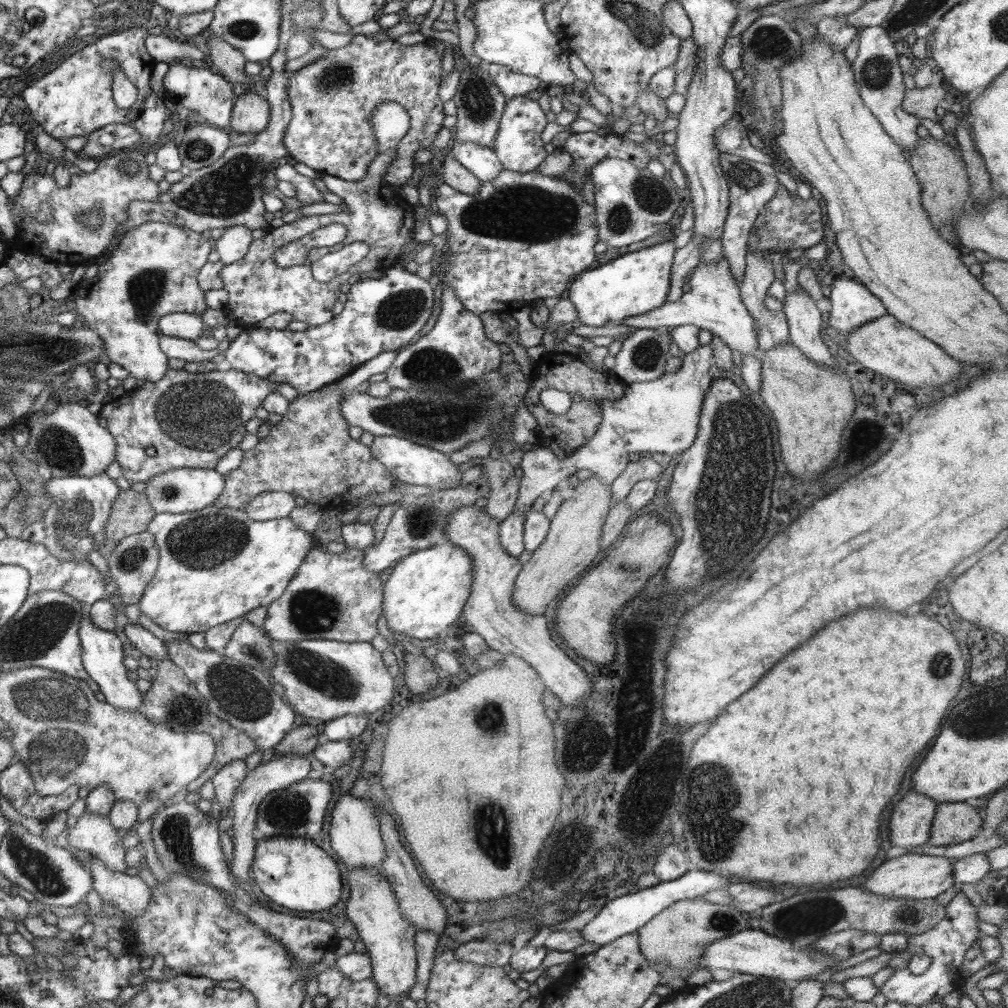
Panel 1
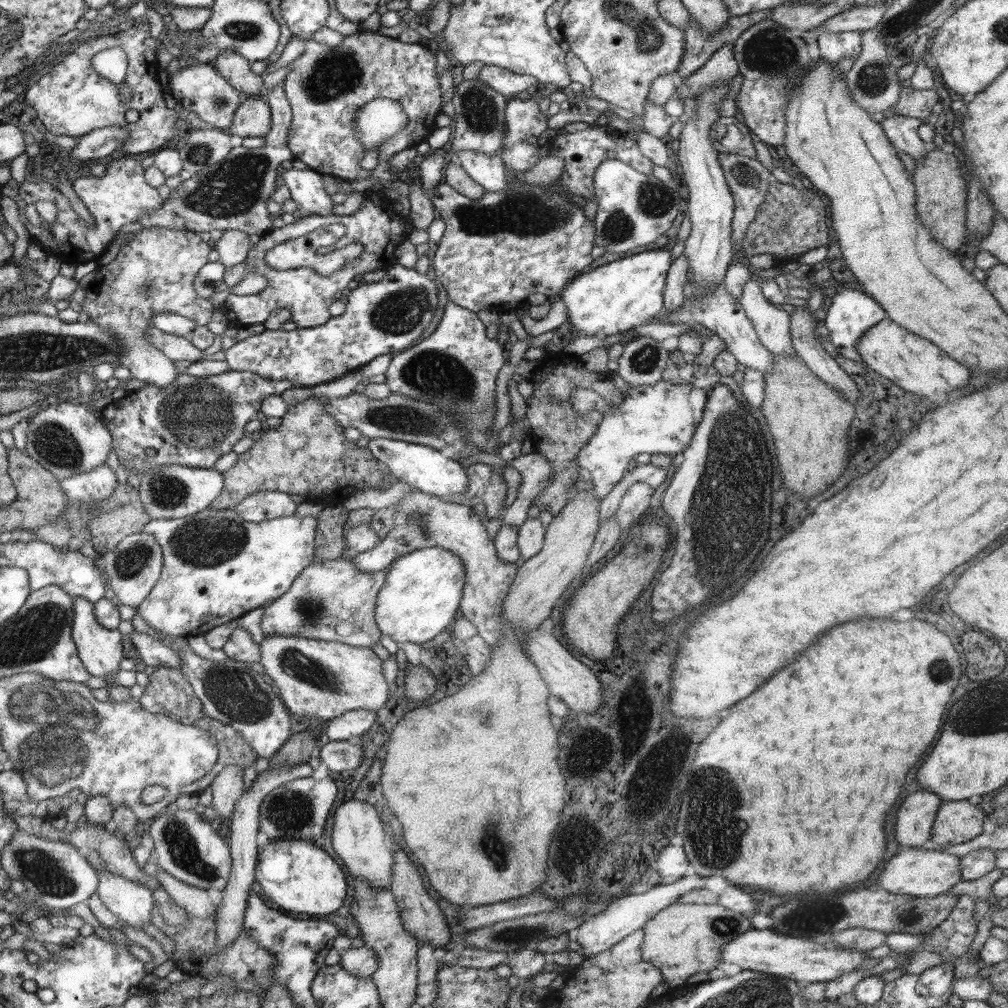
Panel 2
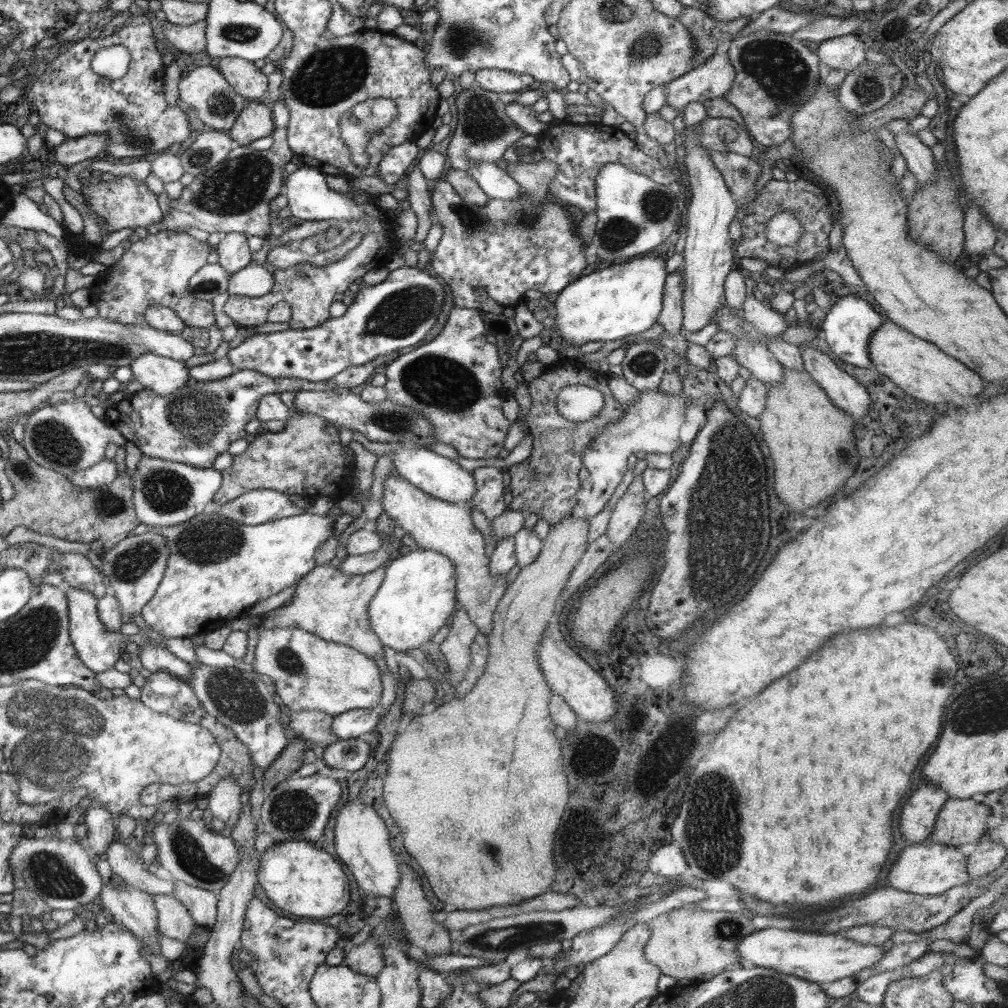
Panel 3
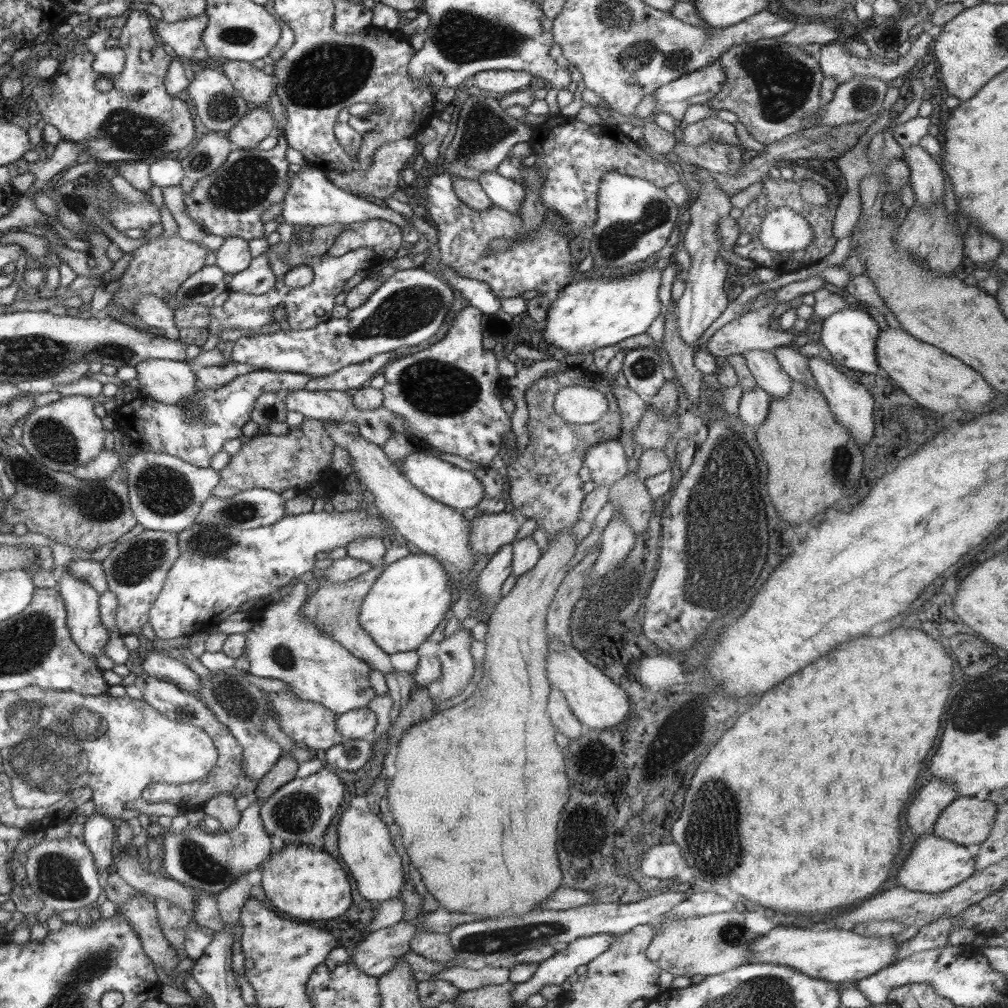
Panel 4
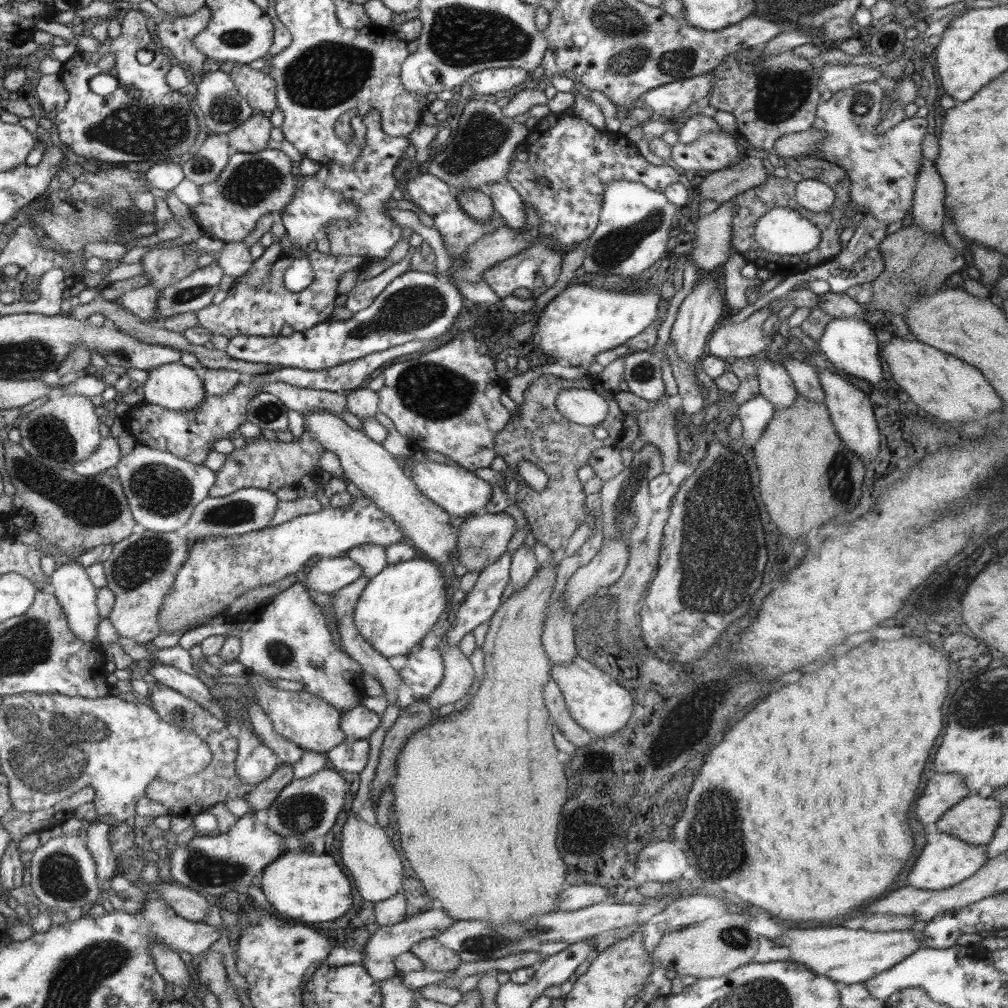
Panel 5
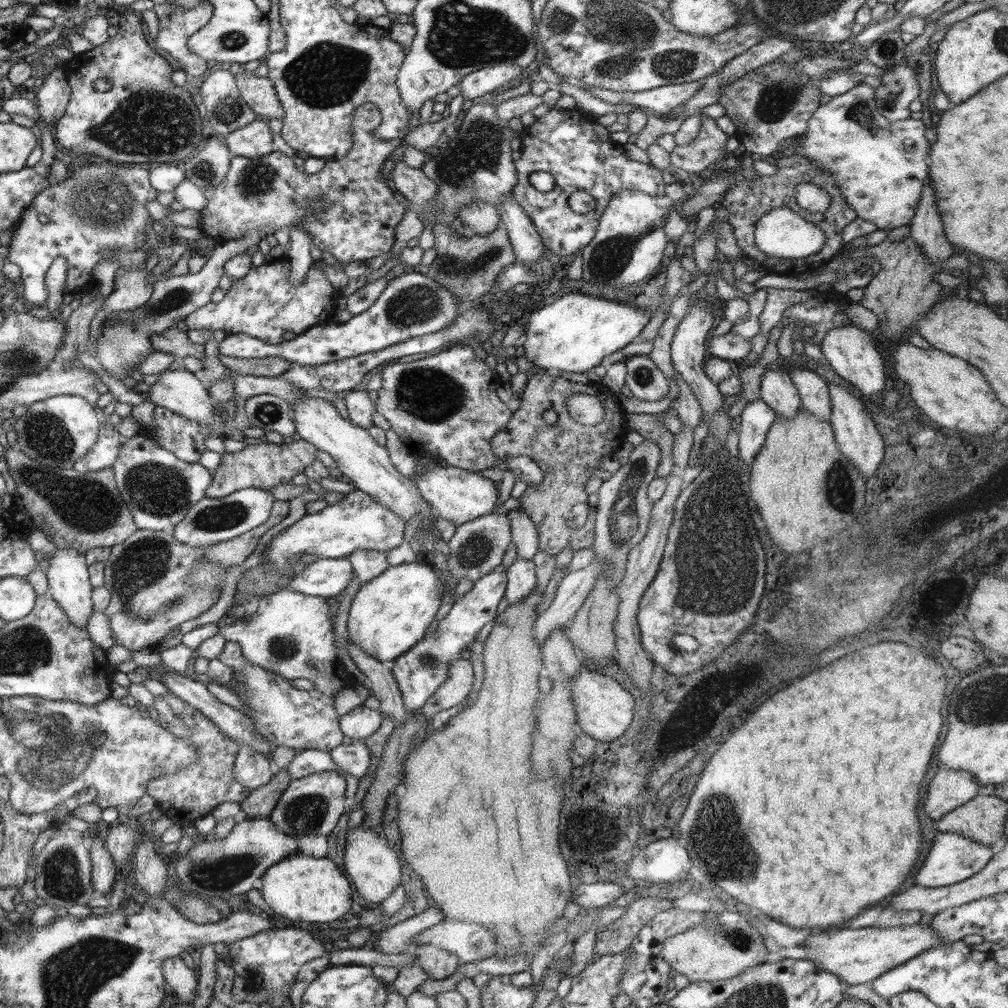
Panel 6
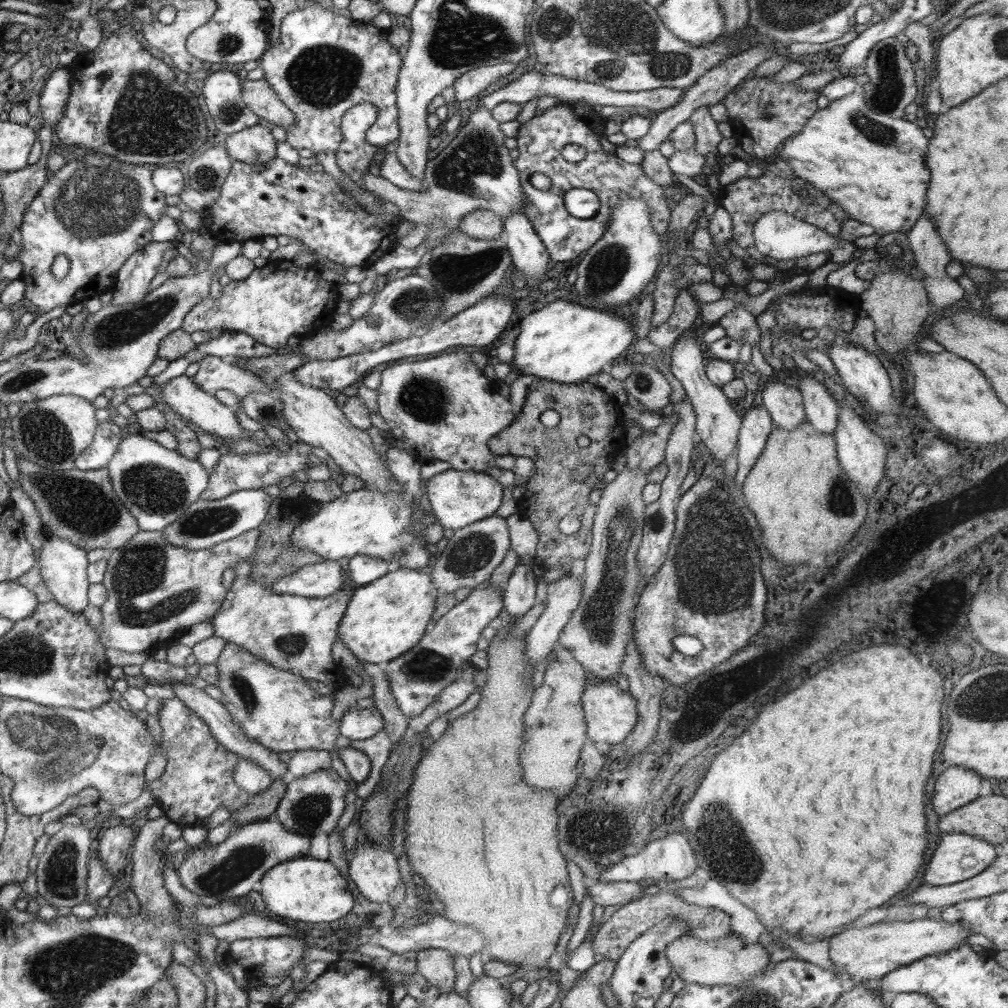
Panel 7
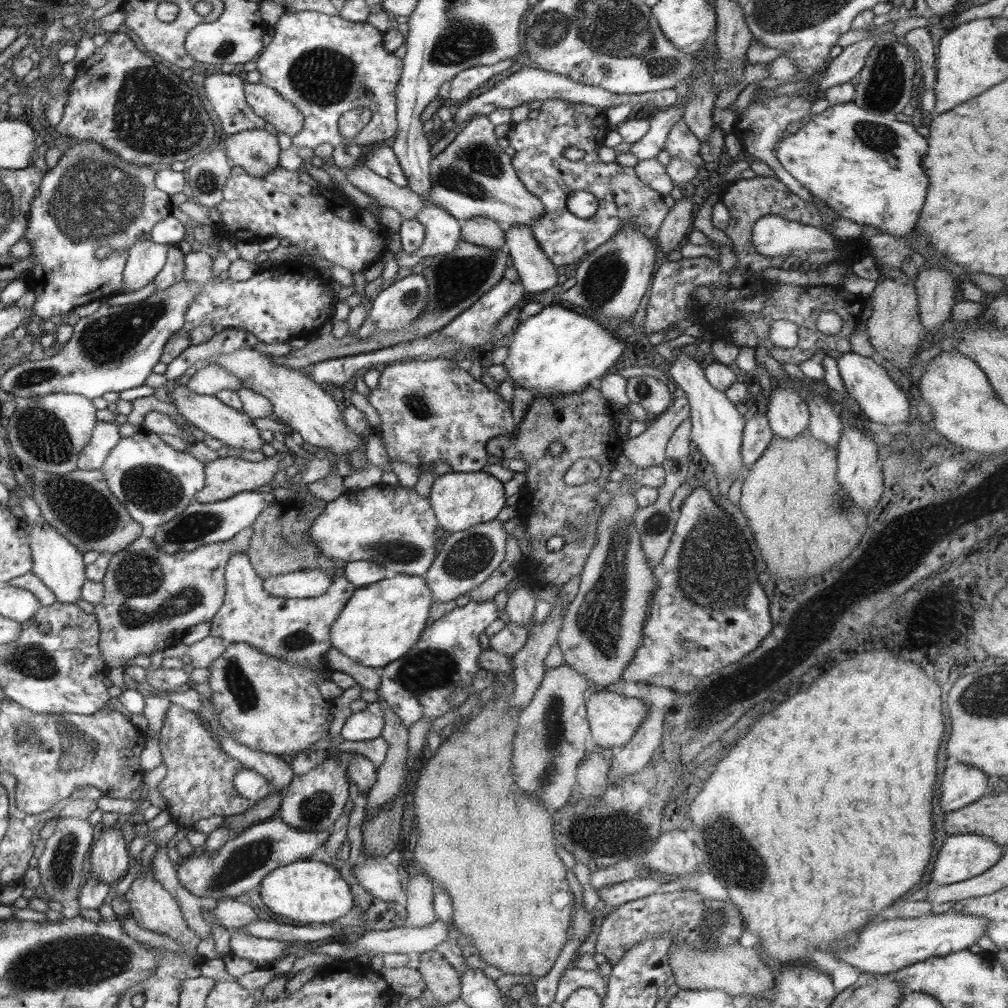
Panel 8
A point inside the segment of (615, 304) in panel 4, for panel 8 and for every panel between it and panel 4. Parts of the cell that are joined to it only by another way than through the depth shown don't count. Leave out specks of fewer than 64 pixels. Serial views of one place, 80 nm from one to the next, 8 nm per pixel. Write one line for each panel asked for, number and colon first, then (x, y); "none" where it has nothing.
5: (582, 321)
6: (572, 334)
7: (565, 341)
8: (556, 350)

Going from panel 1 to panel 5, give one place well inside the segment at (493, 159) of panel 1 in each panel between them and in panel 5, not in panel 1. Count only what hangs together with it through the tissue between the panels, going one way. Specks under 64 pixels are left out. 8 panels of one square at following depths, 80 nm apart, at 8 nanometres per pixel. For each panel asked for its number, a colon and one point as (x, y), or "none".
2: (489, 171)
3: (493, 181)
4: (503, 191)
5: (508, 205)

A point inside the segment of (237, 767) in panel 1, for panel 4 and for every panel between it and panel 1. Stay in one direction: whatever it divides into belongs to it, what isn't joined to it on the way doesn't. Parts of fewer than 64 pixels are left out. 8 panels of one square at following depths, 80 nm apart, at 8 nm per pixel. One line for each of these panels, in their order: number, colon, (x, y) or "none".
2: (227, 788)
3: (225, 802)
4: (223, 807)

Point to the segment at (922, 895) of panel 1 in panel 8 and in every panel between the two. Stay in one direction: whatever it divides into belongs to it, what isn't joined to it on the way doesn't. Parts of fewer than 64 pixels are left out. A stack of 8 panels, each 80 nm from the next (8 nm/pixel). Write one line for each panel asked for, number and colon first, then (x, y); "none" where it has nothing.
2: (923, 872)
3: (929, 868)
4: (935, 864)
5: (945, 861)
6: (952, 858)
7: (958, 857)
8: (962, 856)

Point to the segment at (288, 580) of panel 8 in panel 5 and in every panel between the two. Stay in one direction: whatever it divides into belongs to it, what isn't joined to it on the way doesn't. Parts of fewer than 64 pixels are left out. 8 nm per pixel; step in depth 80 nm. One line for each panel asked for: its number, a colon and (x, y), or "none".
5: (329, 575)
6: (329, 577)
7: (319, 580)

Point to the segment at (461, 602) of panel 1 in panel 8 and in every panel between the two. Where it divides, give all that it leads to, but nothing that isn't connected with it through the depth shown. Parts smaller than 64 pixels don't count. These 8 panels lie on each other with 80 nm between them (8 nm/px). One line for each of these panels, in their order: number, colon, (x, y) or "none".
2: (421, 596)
3: (417, 597)
4: (413, 595)
5: (399, 606)
6: (389, 615)
7: (383, 620)
8: (381, 621)

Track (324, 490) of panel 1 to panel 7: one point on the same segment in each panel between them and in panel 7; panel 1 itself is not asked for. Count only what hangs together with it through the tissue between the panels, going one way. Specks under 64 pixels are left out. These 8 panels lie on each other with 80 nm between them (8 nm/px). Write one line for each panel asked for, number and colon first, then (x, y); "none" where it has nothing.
2: (308, 454)
3: (306, 458)
4: (302, 456)
5: (261, 463)
6: (265, 465)
7: (234, 472)

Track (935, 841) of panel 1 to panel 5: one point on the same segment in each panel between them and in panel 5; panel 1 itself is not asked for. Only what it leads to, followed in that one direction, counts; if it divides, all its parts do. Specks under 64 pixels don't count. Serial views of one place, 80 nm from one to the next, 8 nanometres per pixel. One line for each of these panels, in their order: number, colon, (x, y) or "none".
2: (956, 822)
3: (960, 821)
4: (968, 820)
5: (975, 819)

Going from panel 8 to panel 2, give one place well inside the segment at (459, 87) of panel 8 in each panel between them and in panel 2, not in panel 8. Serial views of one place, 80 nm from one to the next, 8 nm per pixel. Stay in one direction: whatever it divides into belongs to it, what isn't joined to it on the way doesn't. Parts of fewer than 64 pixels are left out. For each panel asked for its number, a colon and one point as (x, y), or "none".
2: (507, 83)
3: (497, 81)
4: (505, 81)
5: (489, 81)
6: (487, 80)
7: (472, 83)

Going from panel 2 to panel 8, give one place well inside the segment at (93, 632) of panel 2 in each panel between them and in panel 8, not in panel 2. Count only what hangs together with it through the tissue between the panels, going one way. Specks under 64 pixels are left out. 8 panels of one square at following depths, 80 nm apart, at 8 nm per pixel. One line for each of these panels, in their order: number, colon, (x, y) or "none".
3: (99, 648)
4: (83, 602)
5: (75, 591)
6: (67, 574)
7: (63, 565)
8: (58, 563)

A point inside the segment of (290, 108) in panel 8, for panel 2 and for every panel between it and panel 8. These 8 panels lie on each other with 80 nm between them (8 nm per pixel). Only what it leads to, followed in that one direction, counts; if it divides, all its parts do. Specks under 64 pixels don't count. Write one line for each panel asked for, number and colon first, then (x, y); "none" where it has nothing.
2: (236, 70)
3: (247, 80)
4: (253, 85)
5: (259, 89)
6: (259, 94)
7: (259, 96)

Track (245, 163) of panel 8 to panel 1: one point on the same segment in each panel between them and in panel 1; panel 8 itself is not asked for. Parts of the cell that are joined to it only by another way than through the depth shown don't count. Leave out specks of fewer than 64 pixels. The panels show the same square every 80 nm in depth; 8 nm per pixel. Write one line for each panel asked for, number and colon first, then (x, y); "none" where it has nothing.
1: (251, 113)
2: (252, 119)
3: (255, 121)
4: (253, 127)
5: (251, 136)
6: (254, 140)
7: (255, 145)

